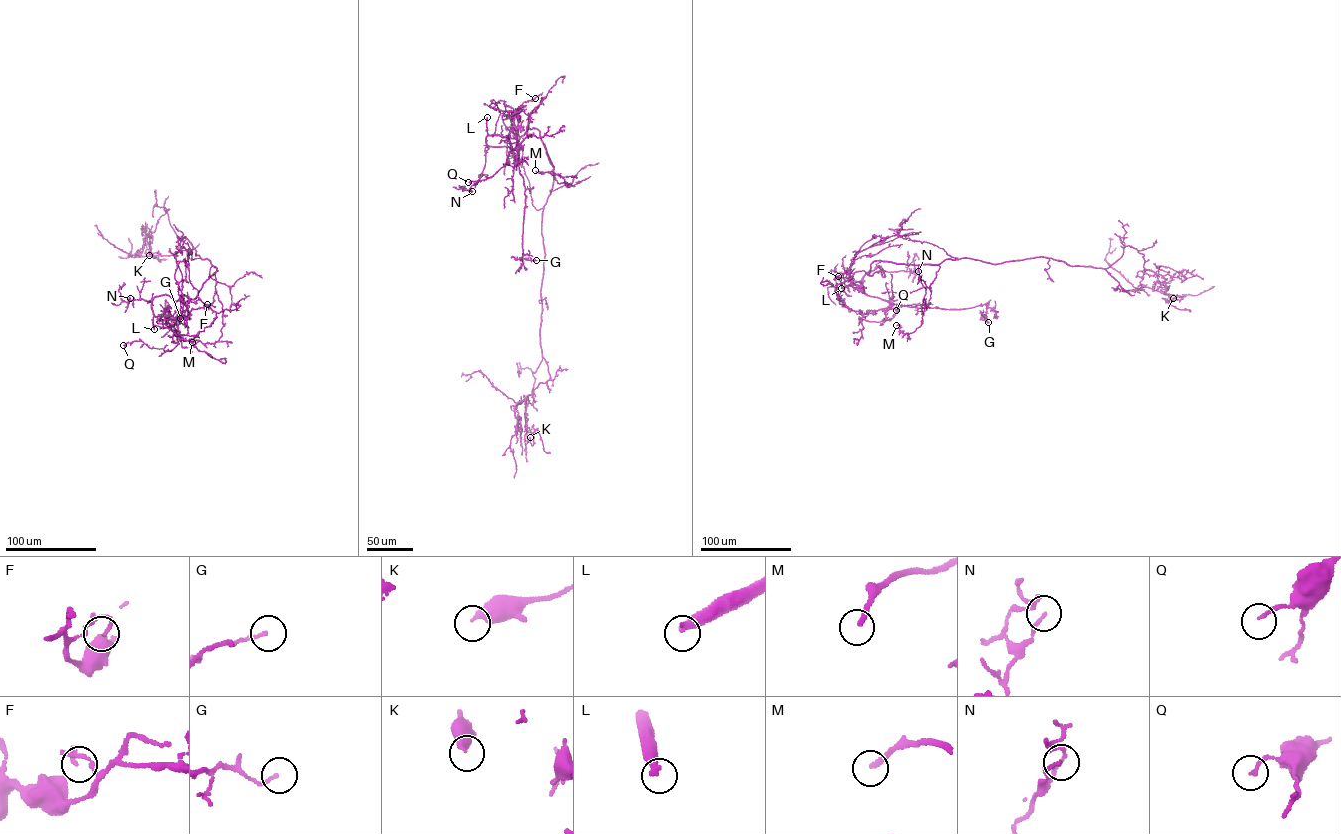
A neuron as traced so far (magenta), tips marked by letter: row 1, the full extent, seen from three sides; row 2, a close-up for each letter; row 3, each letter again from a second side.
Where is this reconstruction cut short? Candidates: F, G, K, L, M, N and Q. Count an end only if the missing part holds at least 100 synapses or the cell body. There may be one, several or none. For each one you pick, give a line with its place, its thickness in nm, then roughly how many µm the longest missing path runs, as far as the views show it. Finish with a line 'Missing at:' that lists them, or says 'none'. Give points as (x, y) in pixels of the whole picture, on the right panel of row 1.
L: place (841, 288); calibre 340 nm; missing 60 µm
M: place (896, 325); calibre 240 nm; missing 45 µm
Missing at: L, M

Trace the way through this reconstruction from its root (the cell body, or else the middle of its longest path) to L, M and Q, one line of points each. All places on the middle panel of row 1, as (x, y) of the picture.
L: (553, 181), (553, 165), (539, 131), (528, 128), (513, 149), (489, 146), (485, 140), (487, 117)
M: (553, 181), (553, 170), (558, 183), (565, 182), (568, 187), (557, 175), (535, 170)
Q: (553, 181), (539, 131), (528, 127), (544, 97), (503, 166), (468, 182)

